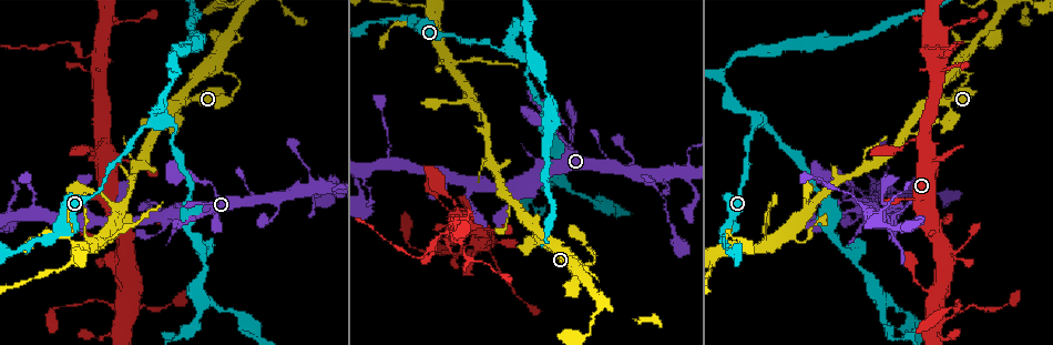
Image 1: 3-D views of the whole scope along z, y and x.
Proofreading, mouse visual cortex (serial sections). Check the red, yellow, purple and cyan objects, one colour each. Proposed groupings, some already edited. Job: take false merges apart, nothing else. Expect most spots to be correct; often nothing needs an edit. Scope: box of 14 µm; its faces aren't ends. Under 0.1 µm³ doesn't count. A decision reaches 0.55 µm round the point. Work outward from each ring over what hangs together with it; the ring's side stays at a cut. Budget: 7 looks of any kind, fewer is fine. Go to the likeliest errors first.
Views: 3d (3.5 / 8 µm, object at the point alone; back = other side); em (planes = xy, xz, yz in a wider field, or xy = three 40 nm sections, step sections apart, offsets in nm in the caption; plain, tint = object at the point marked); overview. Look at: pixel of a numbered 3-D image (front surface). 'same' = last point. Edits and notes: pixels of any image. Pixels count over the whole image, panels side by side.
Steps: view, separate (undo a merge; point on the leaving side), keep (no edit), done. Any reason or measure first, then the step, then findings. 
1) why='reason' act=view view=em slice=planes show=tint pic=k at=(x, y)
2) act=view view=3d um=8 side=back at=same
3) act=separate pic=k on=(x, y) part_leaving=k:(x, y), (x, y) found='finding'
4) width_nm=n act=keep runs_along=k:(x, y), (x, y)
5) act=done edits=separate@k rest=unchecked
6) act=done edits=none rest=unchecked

act=view view=3d um=8 pic=1 at=(938, 54)

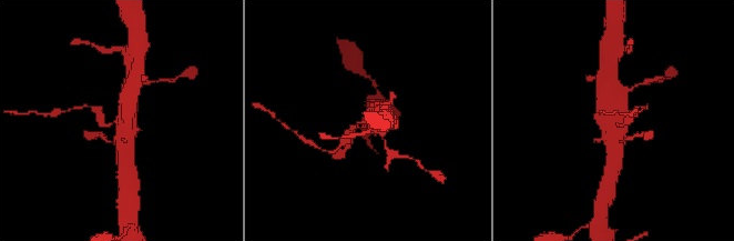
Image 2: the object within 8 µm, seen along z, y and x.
why='need the tissue' act=view view=em slice=xy step=5 show=tint pic=2 at=(364, 121)

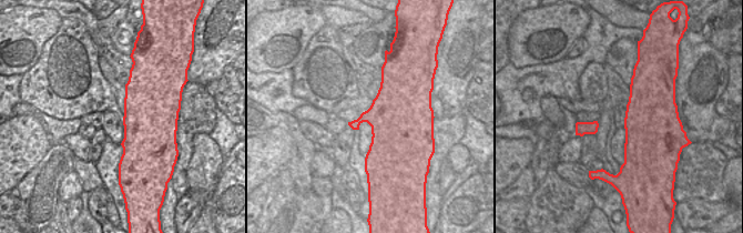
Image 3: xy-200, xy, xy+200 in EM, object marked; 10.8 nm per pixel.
act=keep runs_along=2:(617, 156), (615, 103), (610, 92) found='continuous, no second cell'

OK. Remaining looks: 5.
why='a fork' act=view view=3d um=8 pic=1 at=(757, 119)

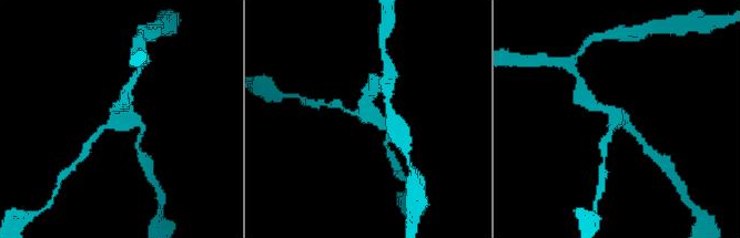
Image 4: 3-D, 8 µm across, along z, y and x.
why='zoom in' act=view view=3d um=3.5 side=back pic=4 at=(118, 115)

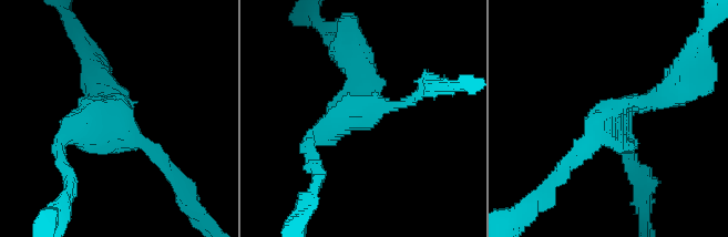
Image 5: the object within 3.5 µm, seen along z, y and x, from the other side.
why='shape alone is not enough' act=view view=em slice=planes show=tint pic=5 at=(112, 119)

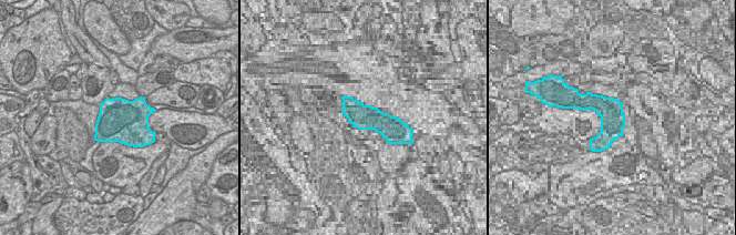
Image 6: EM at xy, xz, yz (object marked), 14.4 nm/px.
act=keep runs_along=5:(414, 95), (316, 135), (306, 150) found='one cell here'

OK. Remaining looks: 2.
act=view view=3d um=3.5 pic=1 at=(173, 79)

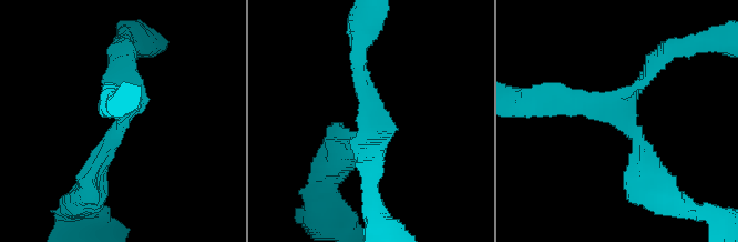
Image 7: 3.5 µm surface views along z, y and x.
why='now the EM' act=view view=em slice=xy step=3 show=tint pic=7 at=(625, 121)

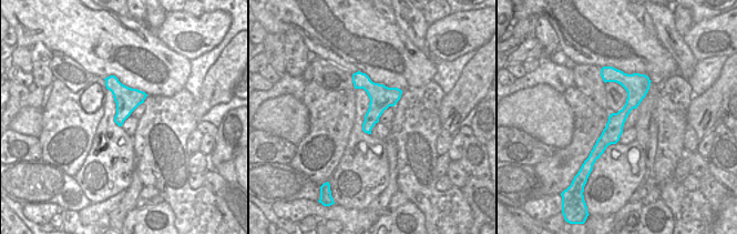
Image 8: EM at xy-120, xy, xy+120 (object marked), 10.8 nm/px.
act=keep runs_along=8:(610, 71), (631, 88), (631, 103), (595, 155) found='continuous, no second cell'

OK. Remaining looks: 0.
act=done edits=none rest=unchecked

